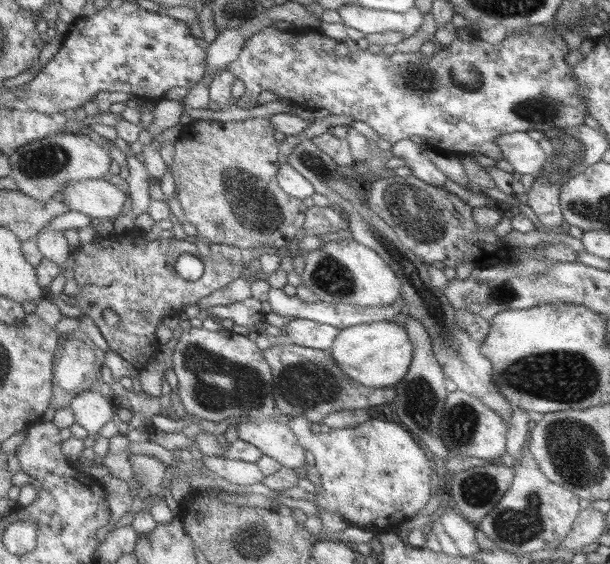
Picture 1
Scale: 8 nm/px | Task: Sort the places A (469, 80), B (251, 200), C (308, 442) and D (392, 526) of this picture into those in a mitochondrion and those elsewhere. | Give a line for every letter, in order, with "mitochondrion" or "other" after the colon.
A: mitochondrion
B: mitochondrion
C: other
D: other

